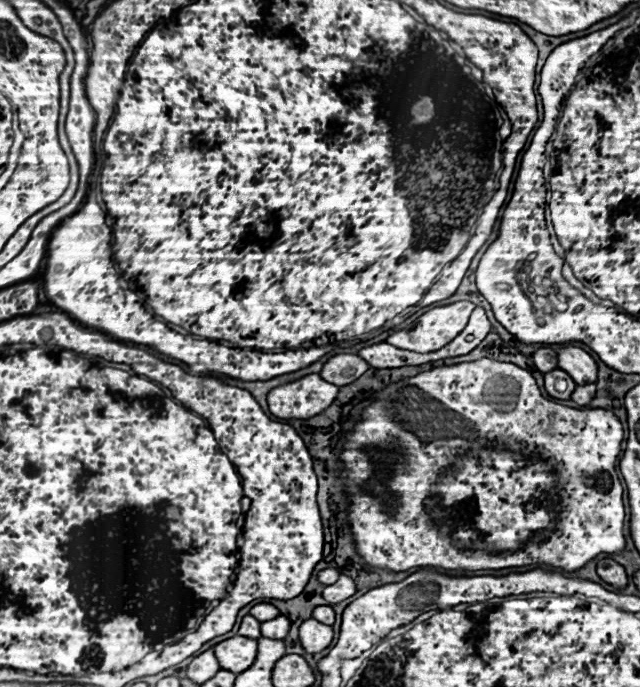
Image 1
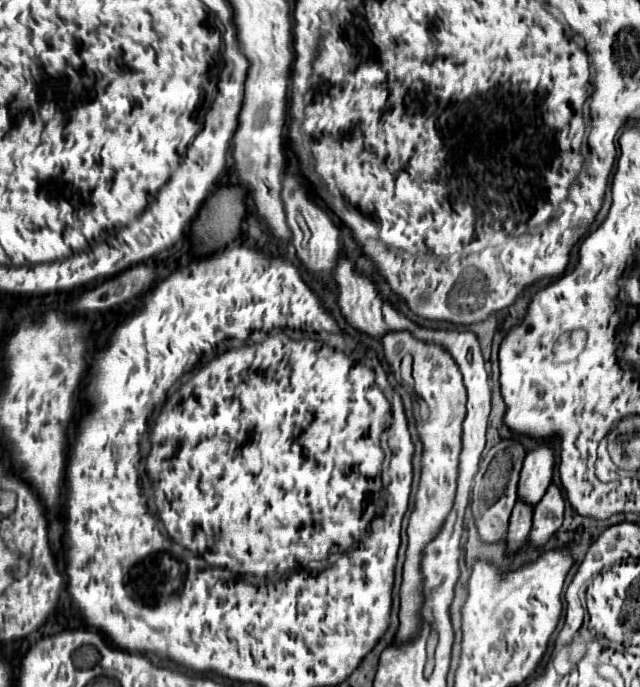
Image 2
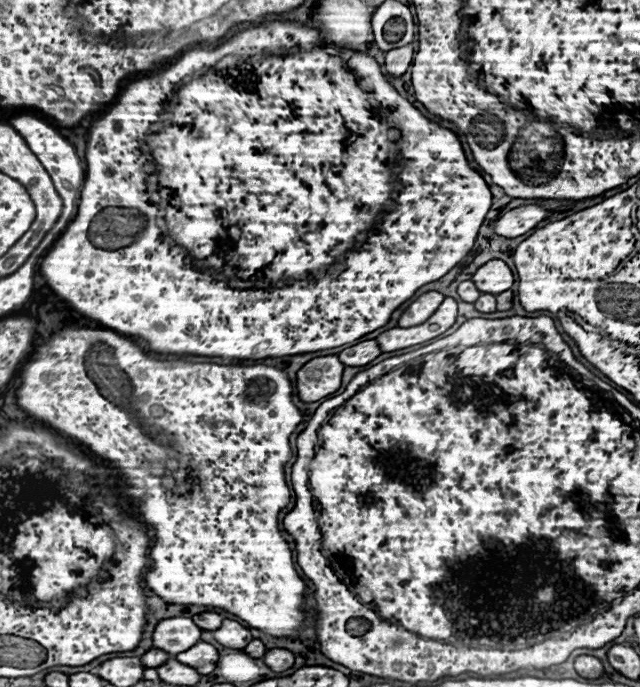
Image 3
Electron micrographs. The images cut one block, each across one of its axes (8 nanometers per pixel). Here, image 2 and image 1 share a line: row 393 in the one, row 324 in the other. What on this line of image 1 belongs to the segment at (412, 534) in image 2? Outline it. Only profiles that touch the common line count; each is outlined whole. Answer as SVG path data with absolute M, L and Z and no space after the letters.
M468 300L454 302L448 306L438 306L428 312L424 312L412 330L398 330L392 336L388 336L388 344L394 344L402 350L412 352L434 352L436 348L446 346L462 328L466 326L470 312L476 306Z

